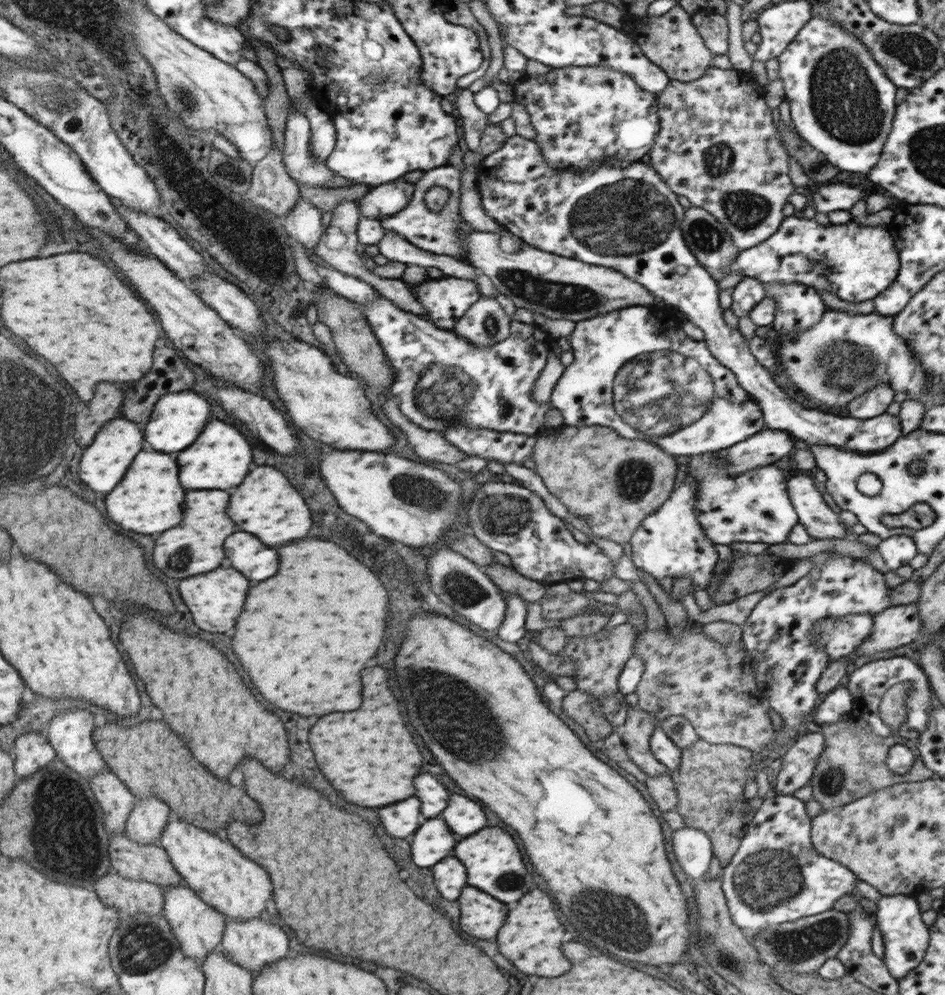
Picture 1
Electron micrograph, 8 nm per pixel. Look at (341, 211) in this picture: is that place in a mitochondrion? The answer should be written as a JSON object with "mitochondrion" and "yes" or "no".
{"mitochondrion":"no"}

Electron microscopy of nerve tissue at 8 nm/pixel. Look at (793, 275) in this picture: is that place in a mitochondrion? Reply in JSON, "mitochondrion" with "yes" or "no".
{"mitochondrion":"no"}

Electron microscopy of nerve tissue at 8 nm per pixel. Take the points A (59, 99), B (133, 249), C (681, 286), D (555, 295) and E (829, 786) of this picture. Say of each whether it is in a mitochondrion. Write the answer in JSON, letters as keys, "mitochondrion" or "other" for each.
{"A":"mitochondrion","B":"other","C":"other","D":"mitochondrion","E":"mitochondrion"}

